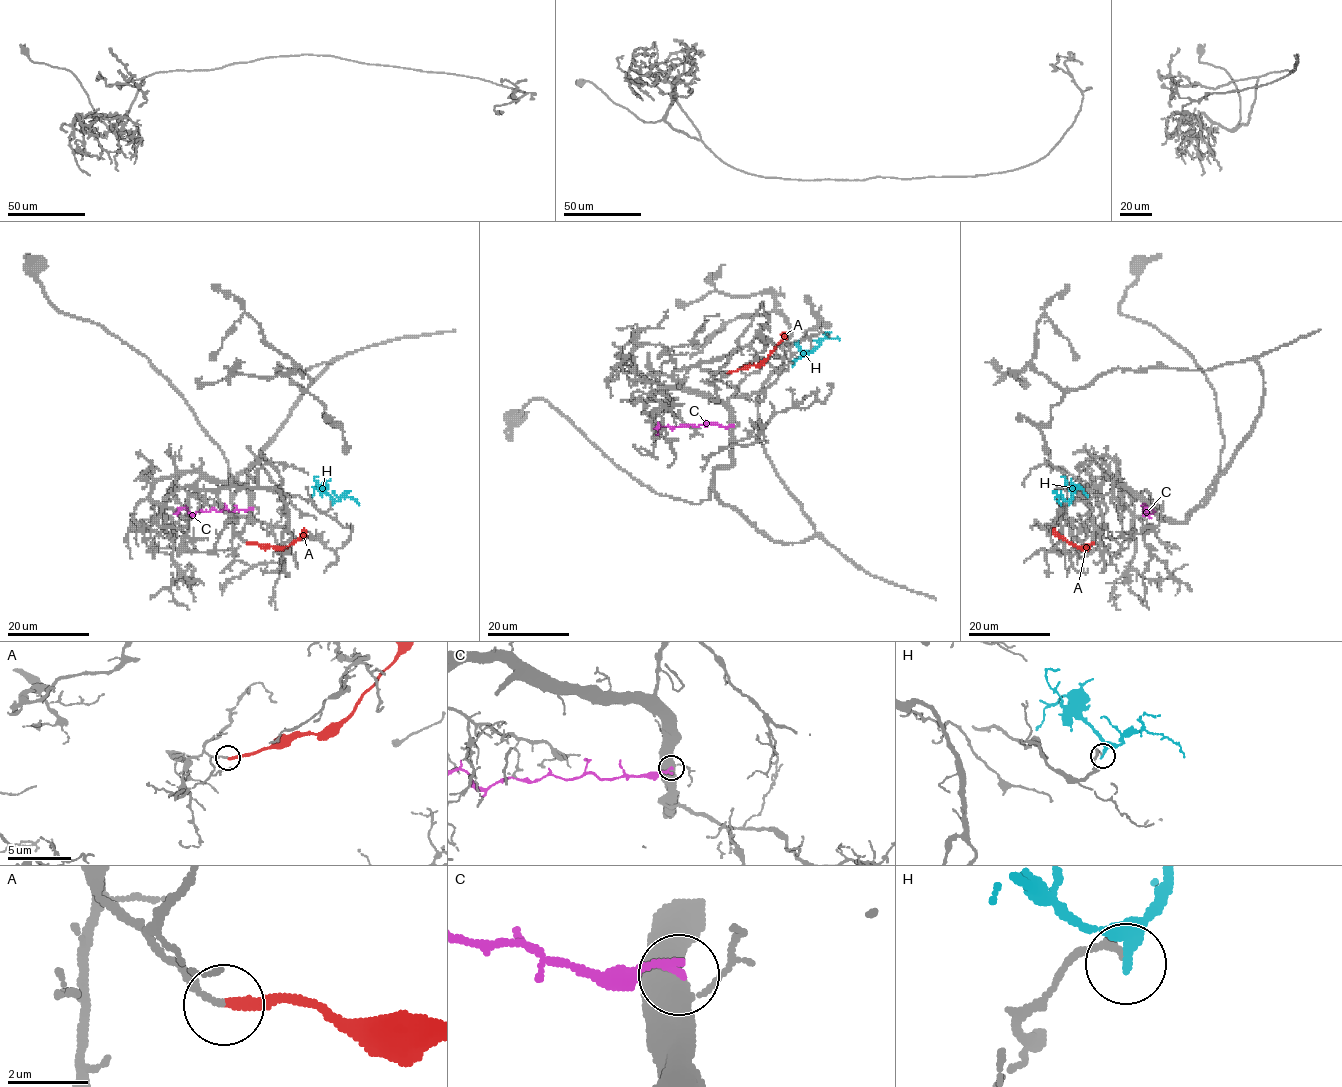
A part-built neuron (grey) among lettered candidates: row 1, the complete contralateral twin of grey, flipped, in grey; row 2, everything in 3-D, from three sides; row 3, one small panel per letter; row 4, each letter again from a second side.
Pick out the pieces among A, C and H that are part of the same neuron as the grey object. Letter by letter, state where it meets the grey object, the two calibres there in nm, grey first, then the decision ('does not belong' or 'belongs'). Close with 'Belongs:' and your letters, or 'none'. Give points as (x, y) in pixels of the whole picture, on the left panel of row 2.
A: meets grey at (247, 543); 130 nm thick on the grey side, 240 nm on the other; does not belong
C: meets grey at (252, 507); 460 nm thick on the grey side, 200 nm on the other; does not belong
H: meets grey at (333, 504); 190 nm thick on the grey side, 340 nm on the other; does not belong
Belongs: none

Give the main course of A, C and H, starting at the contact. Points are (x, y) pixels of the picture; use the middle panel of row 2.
A: (727, 372), (758, 364), (785, 333)
C: (733, 427), (704, 423), (662, 426), (657, 431)
H: (813, 348), (804, 352), (792, 366)

